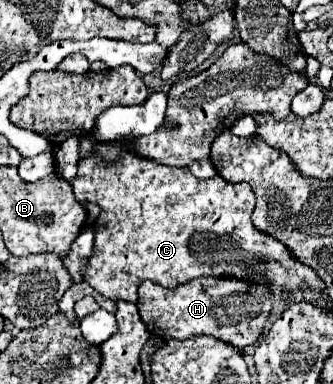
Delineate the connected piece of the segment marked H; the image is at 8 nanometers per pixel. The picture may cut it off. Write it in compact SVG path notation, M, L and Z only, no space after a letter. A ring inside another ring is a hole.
M201 277L175 289L143 281L139 285L137 307L149 333L165 341L211 335L237 349L245 349L261 337L273 309L273 293L269 285L249 285L247 281L237 281L233 277Z

